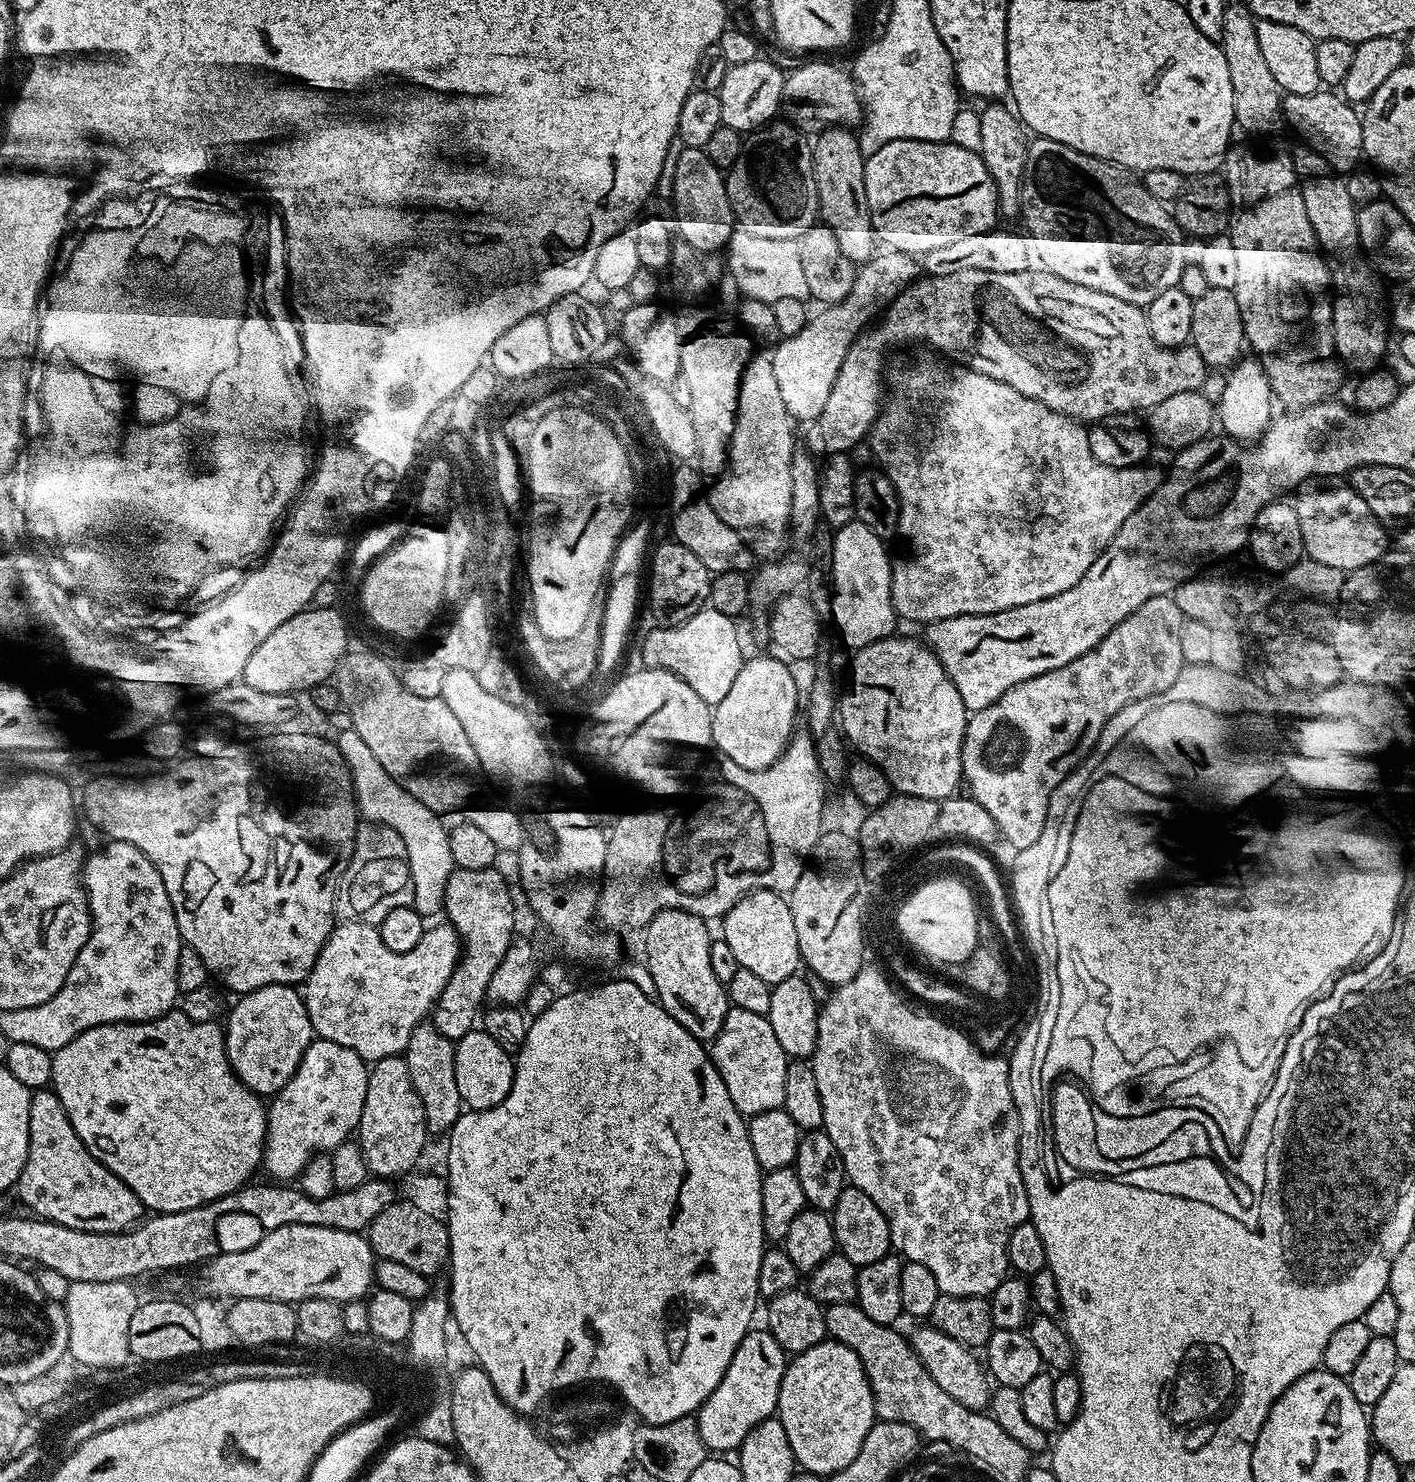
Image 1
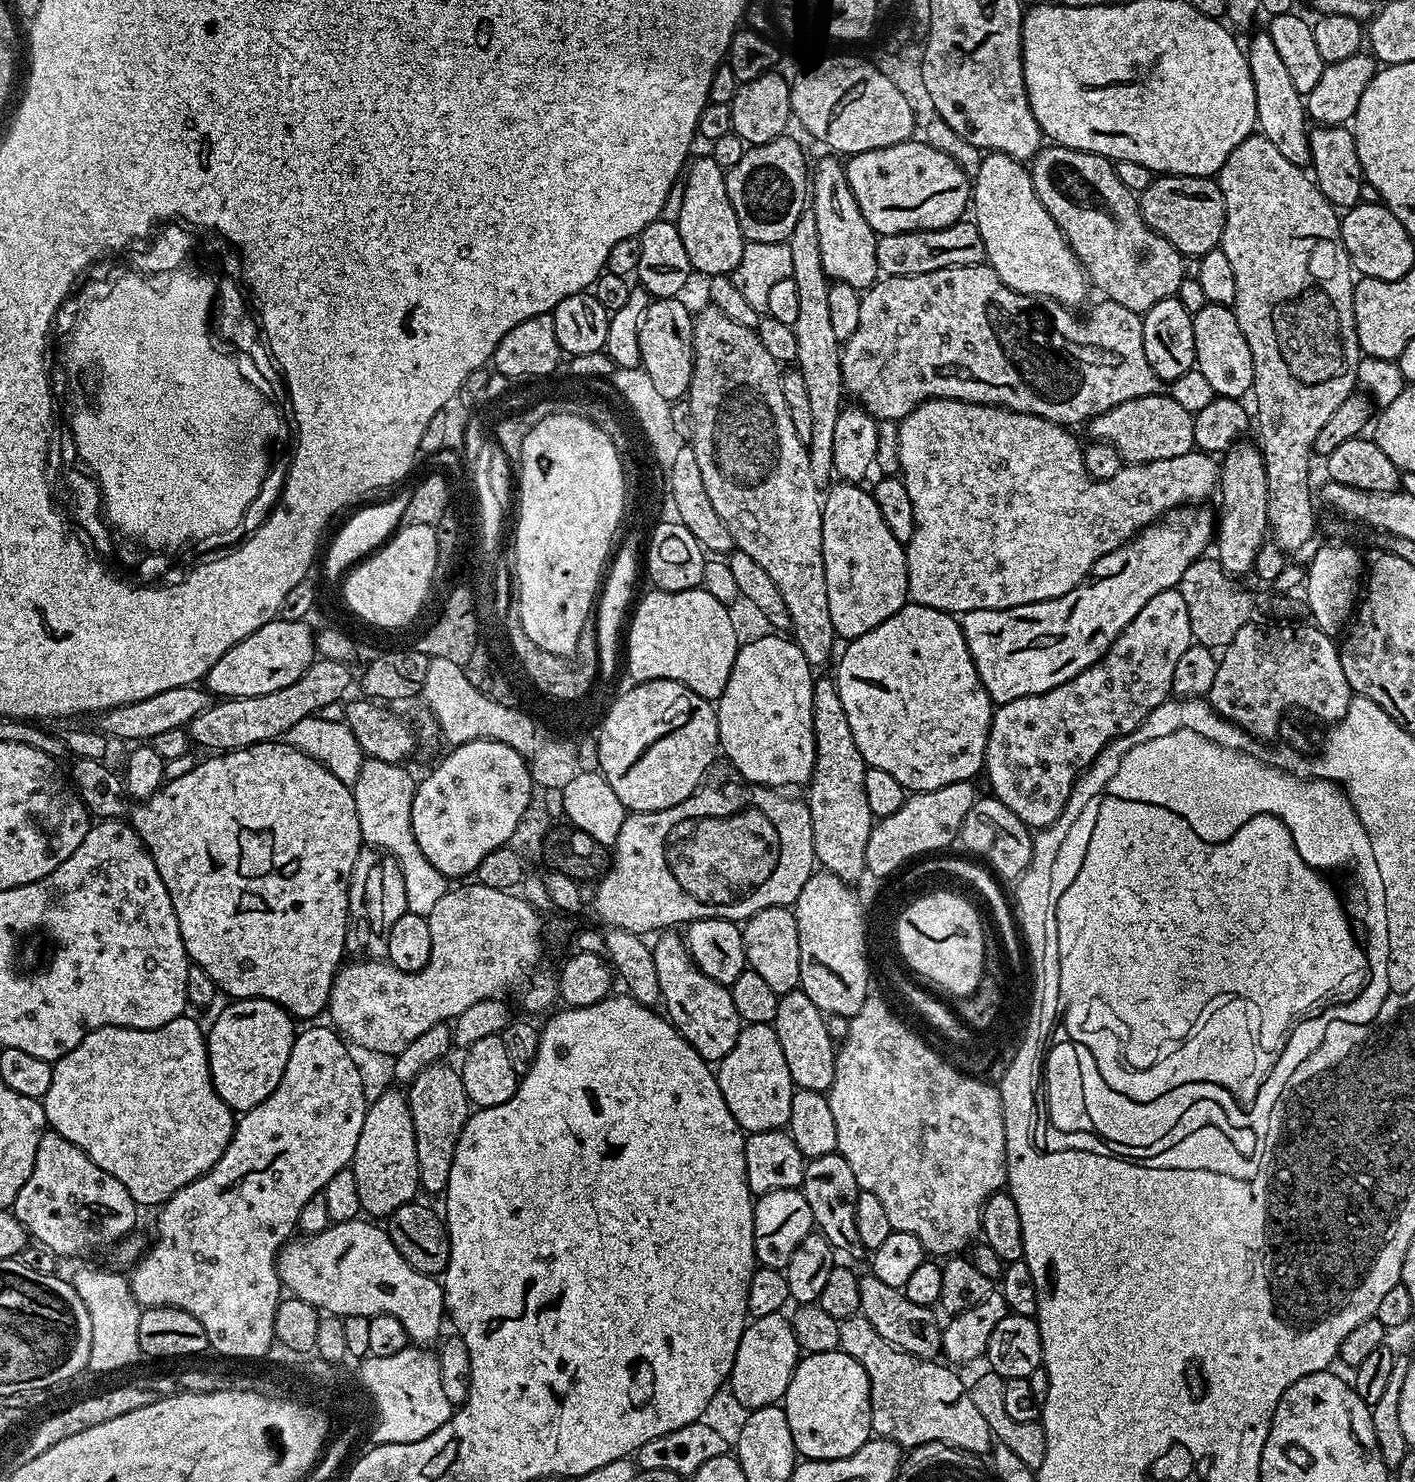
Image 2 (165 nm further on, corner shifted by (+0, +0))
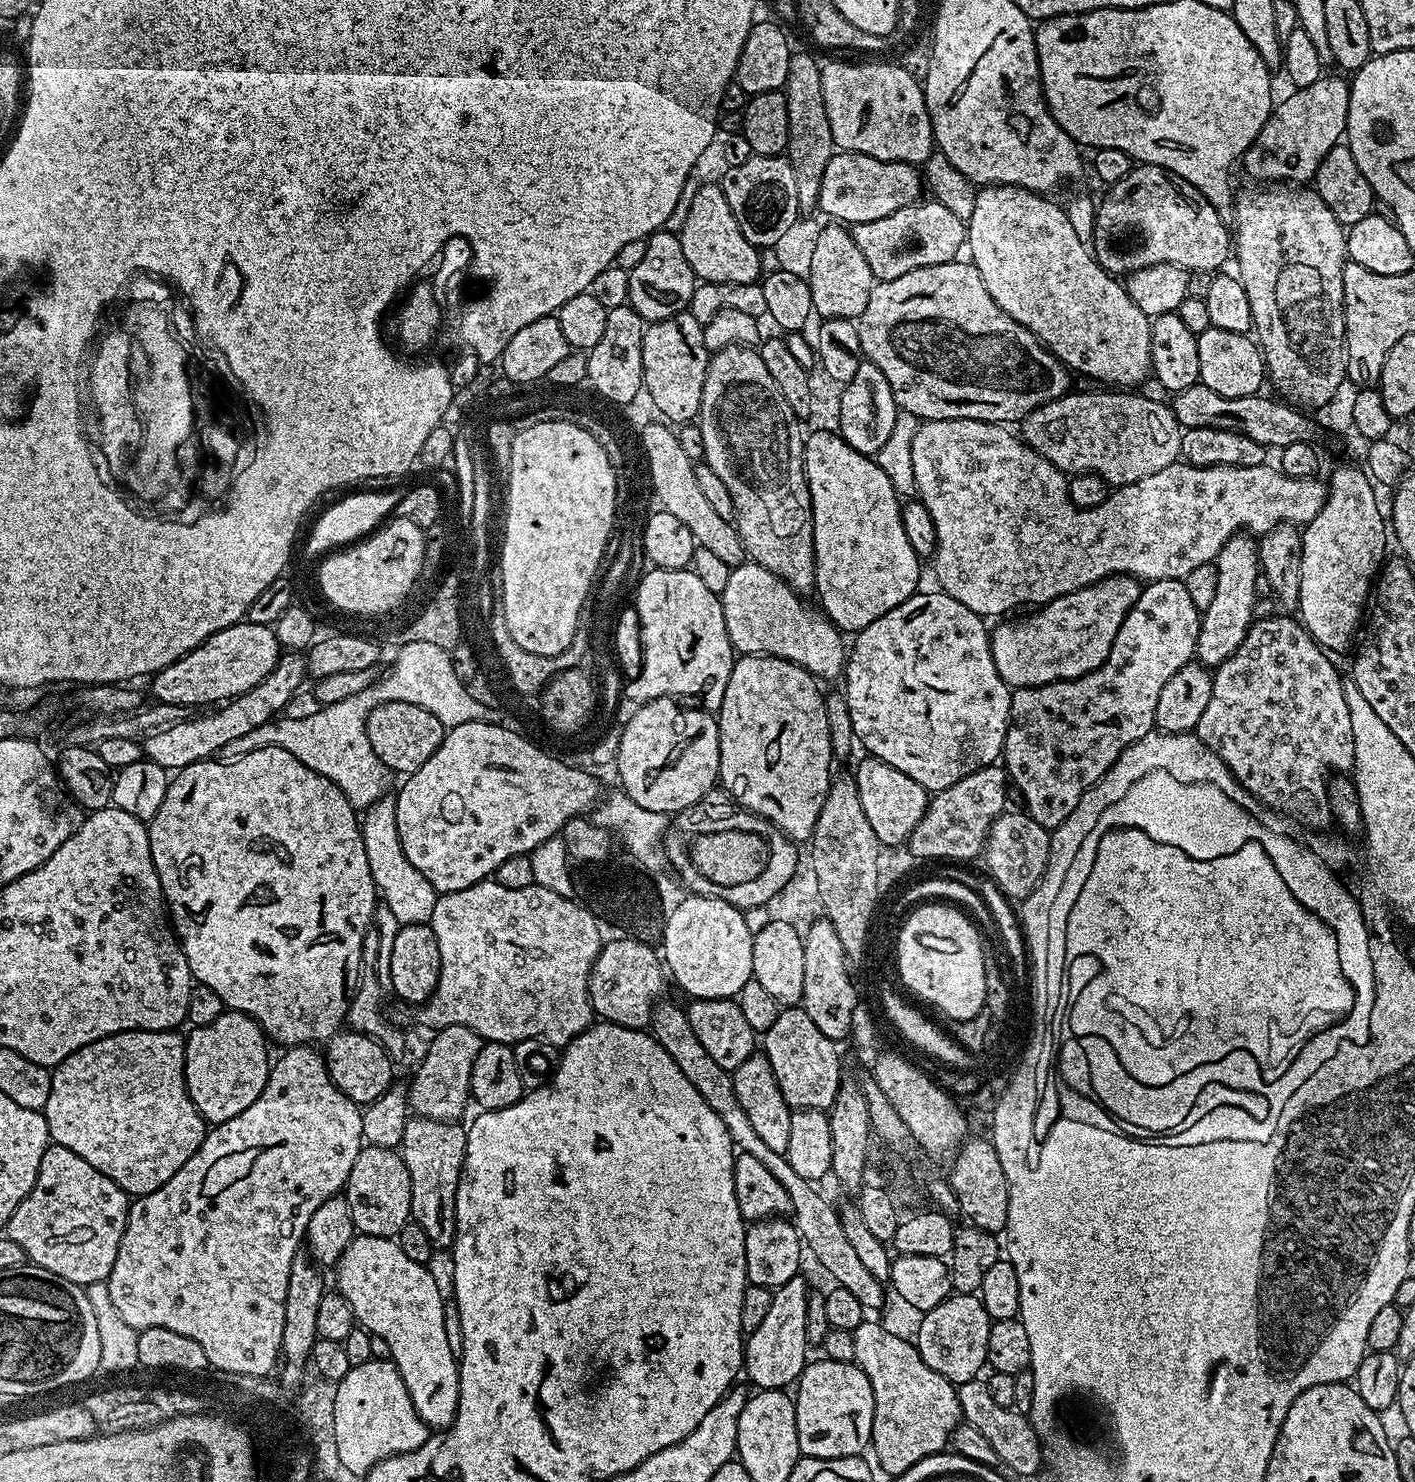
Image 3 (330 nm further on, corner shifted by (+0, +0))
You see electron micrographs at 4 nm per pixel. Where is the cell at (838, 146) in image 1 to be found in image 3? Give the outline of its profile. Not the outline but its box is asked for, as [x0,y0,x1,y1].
[807,222,874,321]

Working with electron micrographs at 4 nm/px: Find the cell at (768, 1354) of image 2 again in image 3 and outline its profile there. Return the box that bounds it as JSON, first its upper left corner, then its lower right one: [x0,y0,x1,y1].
[743,1274,810,1389]

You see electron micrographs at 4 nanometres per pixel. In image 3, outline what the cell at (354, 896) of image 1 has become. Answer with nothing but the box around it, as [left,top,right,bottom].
[346,906,404,1062]

